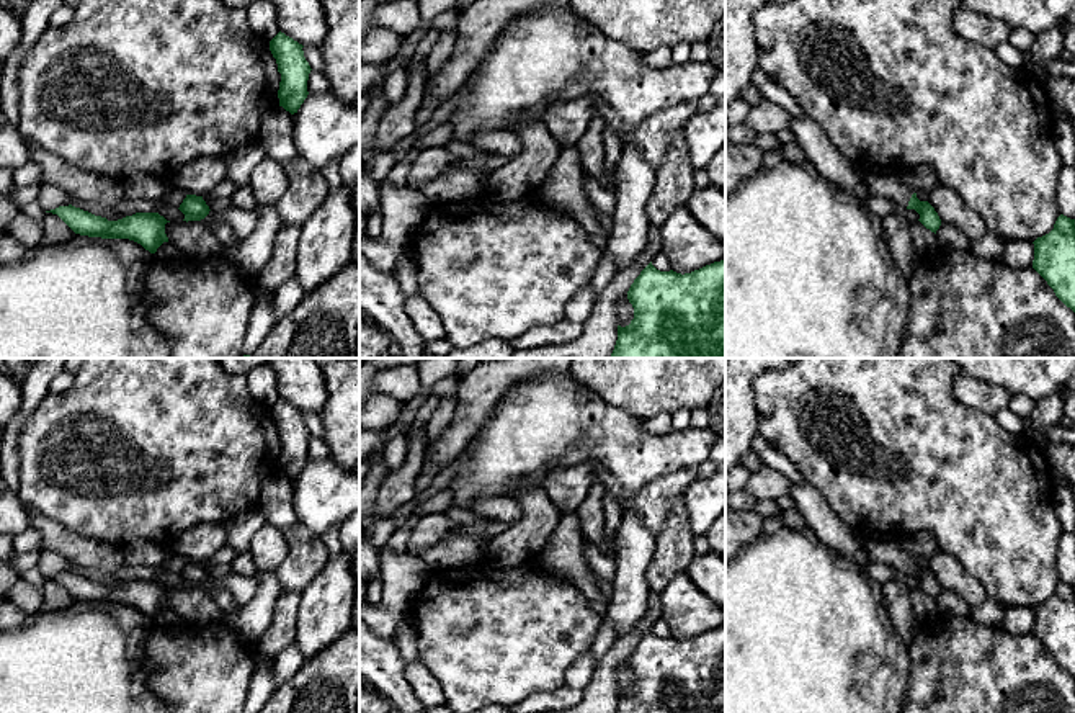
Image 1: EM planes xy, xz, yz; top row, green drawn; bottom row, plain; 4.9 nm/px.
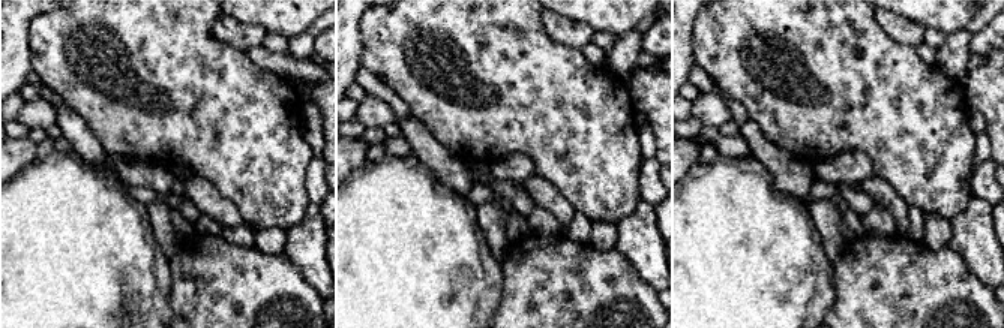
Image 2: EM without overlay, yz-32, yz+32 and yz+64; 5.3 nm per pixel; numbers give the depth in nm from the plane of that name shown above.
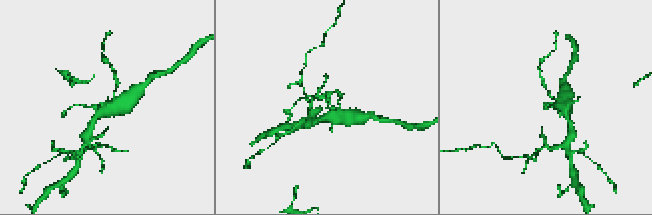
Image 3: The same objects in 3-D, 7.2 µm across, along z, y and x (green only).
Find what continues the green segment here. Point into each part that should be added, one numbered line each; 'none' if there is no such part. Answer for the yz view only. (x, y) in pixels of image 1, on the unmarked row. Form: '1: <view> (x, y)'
1: yz (887, 550)

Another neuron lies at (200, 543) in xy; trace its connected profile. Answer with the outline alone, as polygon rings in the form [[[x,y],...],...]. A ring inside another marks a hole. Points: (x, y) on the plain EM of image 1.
[[[198,523],[183,531],[172,545],[175,556],[186,561],[211,561],[227,545],[224,523]]]

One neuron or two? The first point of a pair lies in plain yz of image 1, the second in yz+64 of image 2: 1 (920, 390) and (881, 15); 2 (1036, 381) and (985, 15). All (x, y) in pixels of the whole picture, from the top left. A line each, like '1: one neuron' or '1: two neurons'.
1: two neurons
2: two neurons

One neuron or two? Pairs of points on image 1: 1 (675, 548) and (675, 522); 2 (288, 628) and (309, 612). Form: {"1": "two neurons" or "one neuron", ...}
{"1": "one neuron", "2": "two neurons"}

